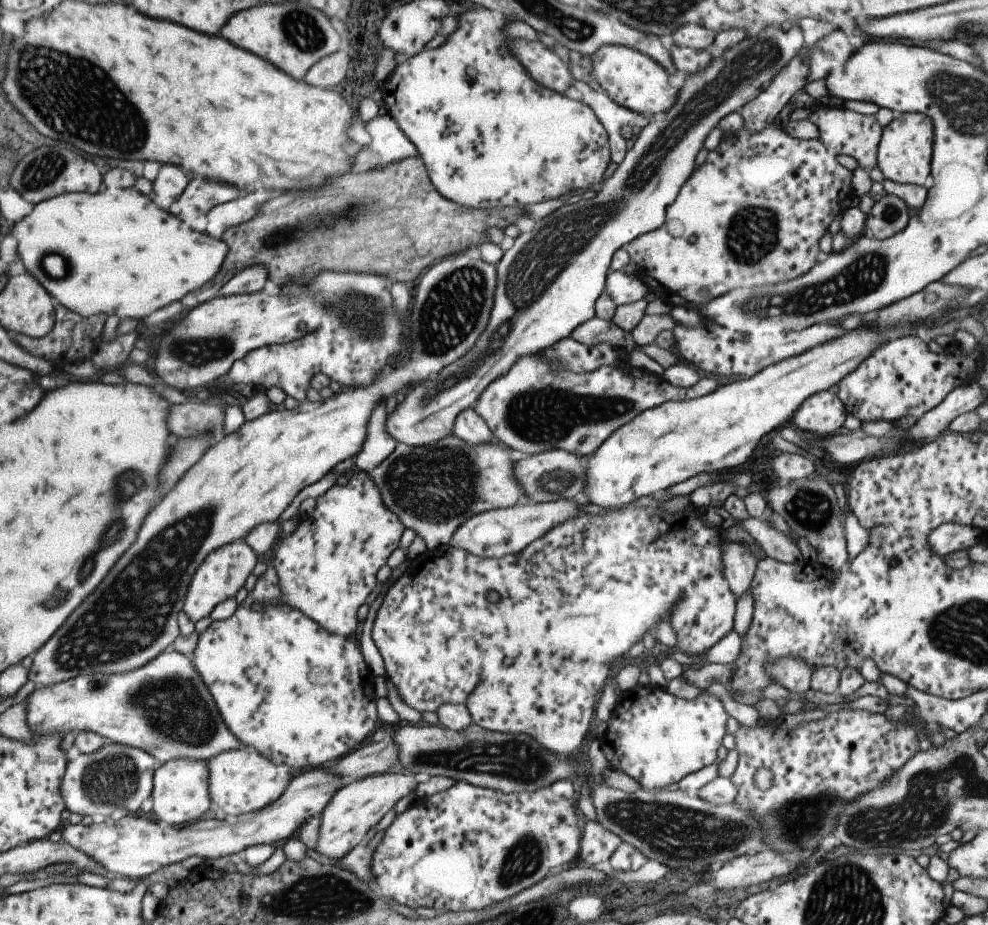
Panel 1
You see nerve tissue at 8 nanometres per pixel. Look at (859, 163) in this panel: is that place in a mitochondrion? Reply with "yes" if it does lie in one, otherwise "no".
no

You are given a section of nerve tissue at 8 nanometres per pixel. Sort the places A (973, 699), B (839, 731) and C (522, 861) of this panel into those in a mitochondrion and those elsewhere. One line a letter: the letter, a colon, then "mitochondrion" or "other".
A: other
B: other
C: mitochondrion

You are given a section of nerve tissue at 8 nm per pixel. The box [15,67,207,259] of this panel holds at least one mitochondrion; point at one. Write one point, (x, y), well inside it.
(47, 167)

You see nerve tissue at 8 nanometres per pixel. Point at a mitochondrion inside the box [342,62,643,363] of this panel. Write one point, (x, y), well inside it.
(455, 305)

